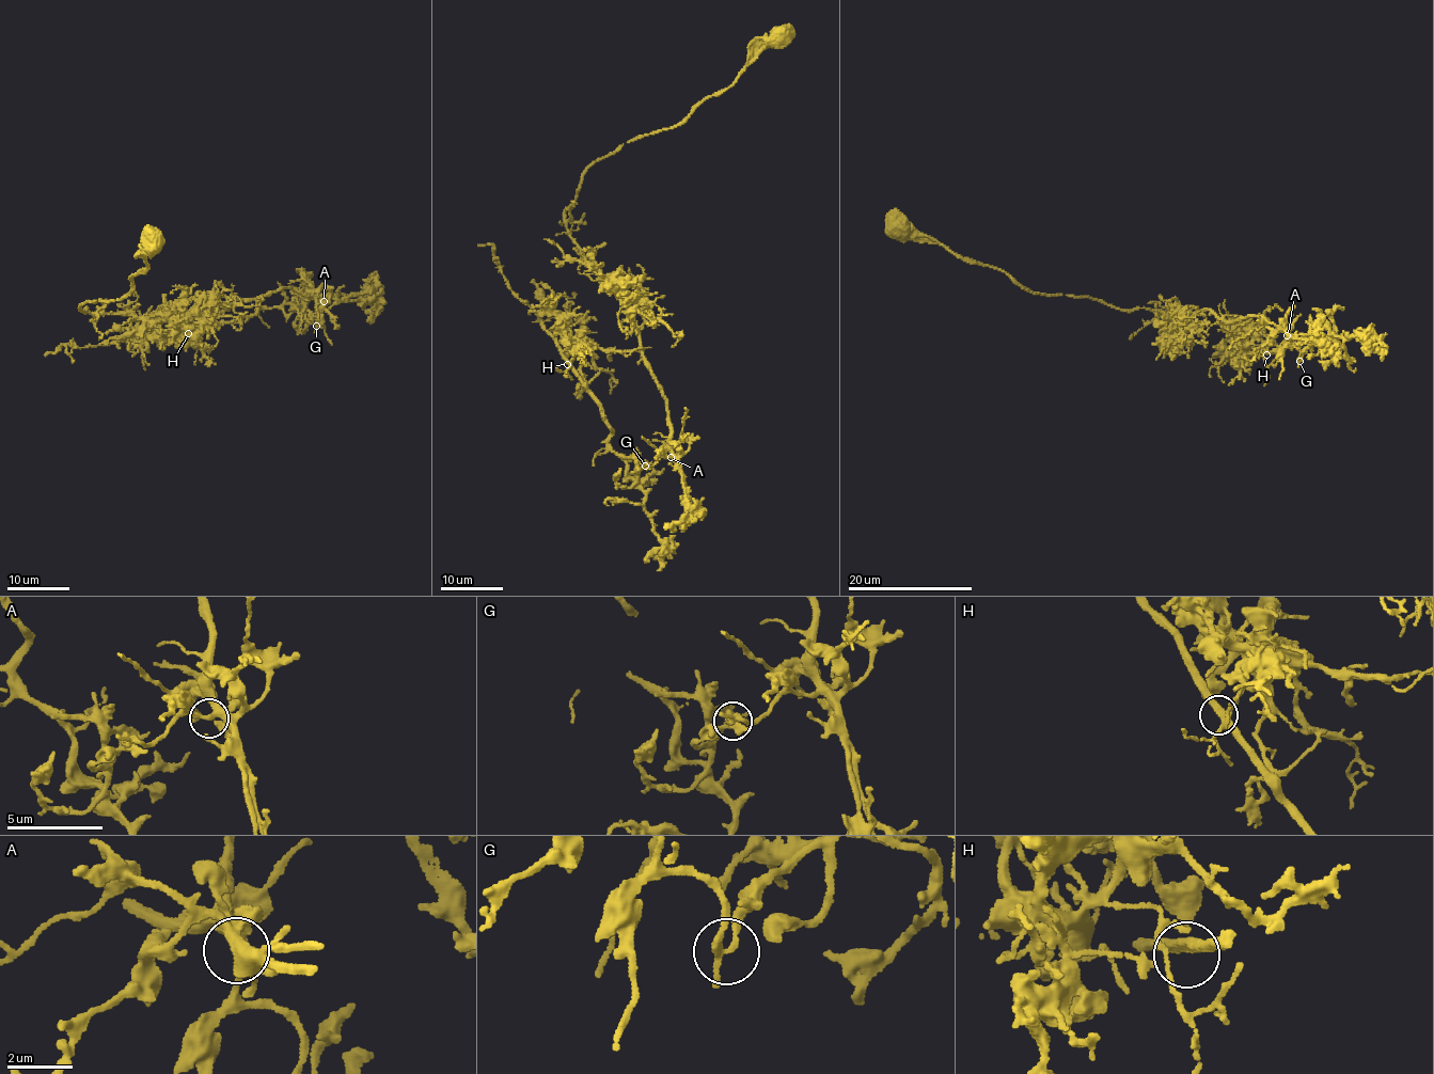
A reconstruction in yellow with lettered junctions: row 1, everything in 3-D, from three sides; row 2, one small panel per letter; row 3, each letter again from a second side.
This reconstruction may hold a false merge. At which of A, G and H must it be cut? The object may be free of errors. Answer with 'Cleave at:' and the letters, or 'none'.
Cleave at: G

